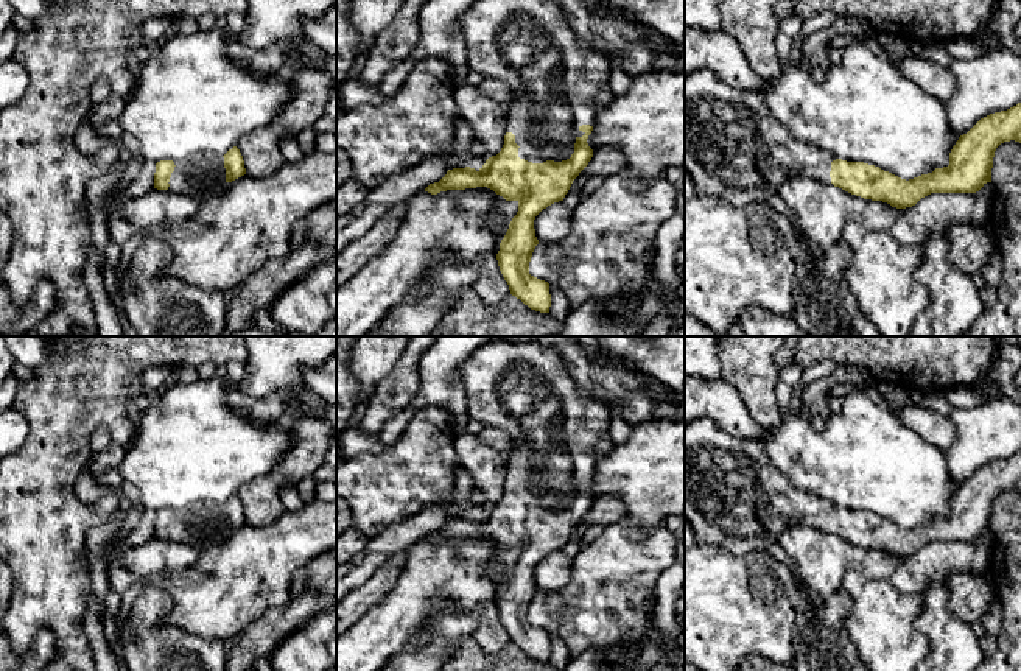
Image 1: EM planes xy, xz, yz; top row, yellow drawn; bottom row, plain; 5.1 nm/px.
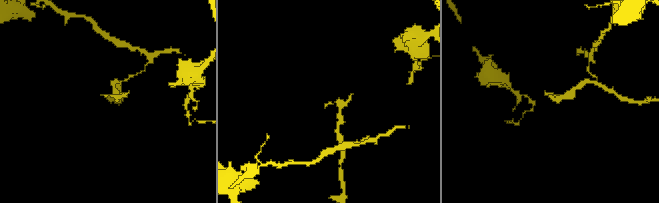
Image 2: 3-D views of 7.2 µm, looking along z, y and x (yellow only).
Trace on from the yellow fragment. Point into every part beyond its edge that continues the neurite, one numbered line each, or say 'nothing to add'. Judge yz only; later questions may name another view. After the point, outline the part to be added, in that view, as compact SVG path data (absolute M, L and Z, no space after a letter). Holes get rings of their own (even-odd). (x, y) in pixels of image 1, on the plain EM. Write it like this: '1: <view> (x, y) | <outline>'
1: yz (735, 497) | M694 419L685 425L685 517L696 534L696 545L718 545L736 556L767 551L791 523L831 532L831 511L836 504L817 498L791 483L770 461L763 442L732 436L711 419Z

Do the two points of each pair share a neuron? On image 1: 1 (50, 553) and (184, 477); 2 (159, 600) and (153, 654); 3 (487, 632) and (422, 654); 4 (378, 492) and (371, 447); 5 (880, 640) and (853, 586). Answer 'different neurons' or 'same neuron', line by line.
1: different neurons
2: same neuron
3: different neurons
4: different neurons
5: same neuron

